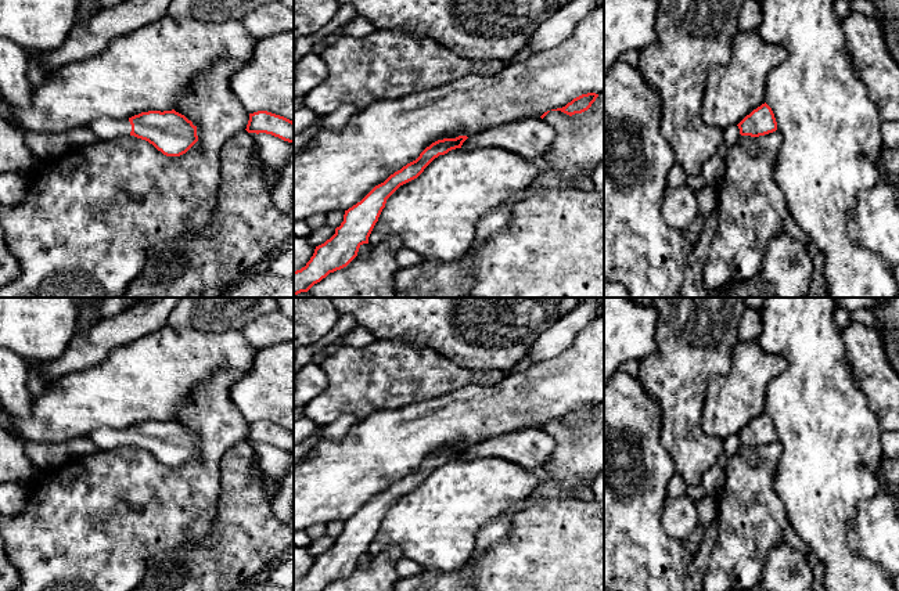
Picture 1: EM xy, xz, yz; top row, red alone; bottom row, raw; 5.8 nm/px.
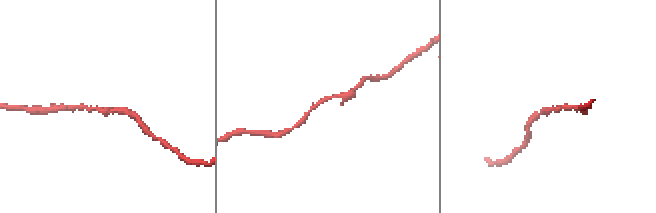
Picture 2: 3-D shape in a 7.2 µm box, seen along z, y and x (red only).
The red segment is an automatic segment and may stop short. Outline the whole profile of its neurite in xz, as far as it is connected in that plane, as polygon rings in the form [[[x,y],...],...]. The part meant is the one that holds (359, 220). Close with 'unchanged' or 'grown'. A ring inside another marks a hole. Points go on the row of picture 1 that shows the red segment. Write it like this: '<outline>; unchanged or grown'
[[[467,136],[443,138],[427,147],[420,156],[375,185],[360,202],[345,210],[344,221],[335,234],[316,246],[313,256],[301,270],[294,271],[294,296],[308,292],[330,273],[346,267],[359,252],[385,208],[386,199],[403,184],[417,179],[439,155],[461,148]]]; unchanged

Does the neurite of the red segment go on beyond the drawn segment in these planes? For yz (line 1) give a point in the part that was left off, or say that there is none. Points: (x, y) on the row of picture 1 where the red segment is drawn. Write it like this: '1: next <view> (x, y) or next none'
1: next none

